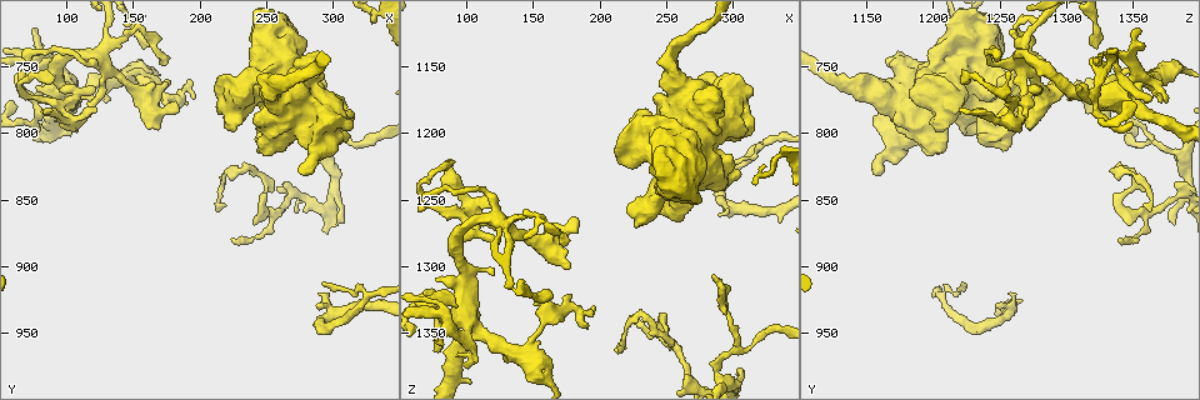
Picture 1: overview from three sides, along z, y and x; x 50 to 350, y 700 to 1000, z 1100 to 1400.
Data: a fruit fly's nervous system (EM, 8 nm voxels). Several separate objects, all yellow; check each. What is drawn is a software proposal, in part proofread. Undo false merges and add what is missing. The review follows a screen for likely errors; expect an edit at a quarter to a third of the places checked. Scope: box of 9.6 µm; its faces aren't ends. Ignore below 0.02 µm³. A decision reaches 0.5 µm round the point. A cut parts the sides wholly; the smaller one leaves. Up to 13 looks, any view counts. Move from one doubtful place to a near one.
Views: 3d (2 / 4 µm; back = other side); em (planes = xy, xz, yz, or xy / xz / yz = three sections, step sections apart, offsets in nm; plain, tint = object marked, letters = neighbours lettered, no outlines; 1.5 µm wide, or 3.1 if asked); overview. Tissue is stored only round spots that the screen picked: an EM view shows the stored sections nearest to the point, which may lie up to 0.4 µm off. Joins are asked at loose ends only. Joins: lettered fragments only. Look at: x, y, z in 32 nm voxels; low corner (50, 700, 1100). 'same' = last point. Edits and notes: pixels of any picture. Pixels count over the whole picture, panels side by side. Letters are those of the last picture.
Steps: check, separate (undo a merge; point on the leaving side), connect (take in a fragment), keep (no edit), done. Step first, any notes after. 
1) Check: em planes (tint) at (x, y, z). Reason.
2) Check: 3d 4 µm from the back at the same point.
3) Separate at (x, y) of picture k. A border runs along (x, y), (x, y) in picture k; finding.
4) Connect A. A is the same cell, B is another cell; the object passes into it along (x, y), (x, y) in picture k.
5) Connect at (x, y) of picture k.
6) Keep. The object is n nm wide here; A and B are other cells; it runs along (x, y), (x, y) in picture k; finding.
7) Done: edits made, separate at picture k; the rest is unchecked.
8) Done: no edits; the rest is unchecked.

Check: em xz step 8 (tint) at (274, 828, 1156). An open end.

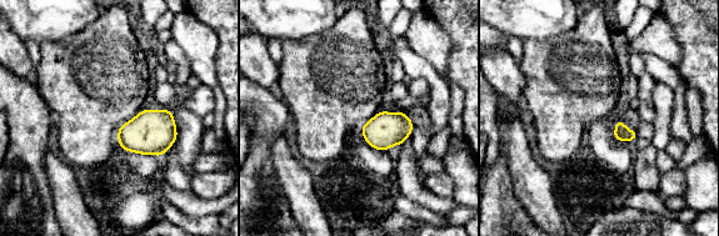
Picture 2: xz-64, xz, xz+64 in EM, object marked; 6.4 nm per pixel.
Check: em planes (letters) at the same point. Cut it another way.

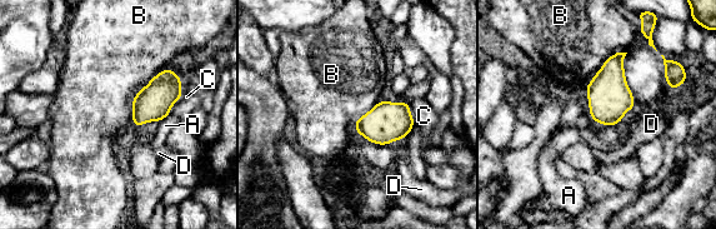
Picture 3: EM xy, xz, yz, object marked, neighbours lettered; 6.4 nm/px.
Keep. A, B, C and D are other cells; a border runs along (164, 68), (134, 96), (131, 124) in picture 3; none of them fits.

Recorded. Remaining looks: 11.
Check: em planes (letters) at (290, 932, 1246). Branch stops here.

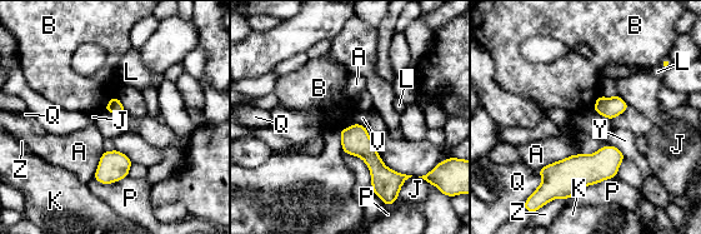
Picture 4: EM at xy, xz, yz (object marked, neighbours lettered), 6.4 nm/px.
Keep. A, B, J, K, L, P, Q, V, Y and Z are other cells; a border runs along (354, 122), (365, 127) in picture 4; no lettered fragment goes on from it.

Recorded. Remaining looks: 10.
Check: em planes (letters) at (306, 798, 1228). Branch stops here.

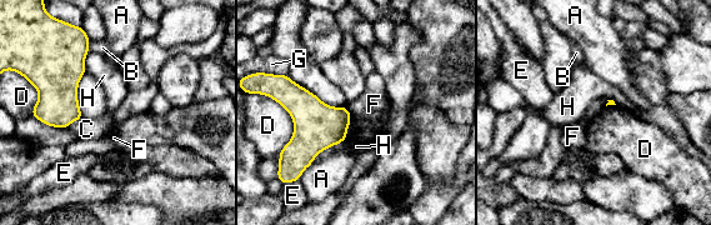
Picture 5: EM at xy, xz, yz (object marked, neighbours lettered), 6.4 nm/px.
Keep. A, B, C, D, E, F, G and H are other cells; a border runs along (345, 106), (351, 114) in picture 5; none of them fits.

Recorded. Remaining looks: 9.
Check: em xz step 8 (letters) at (288, 812, 1380). Calibre changes.

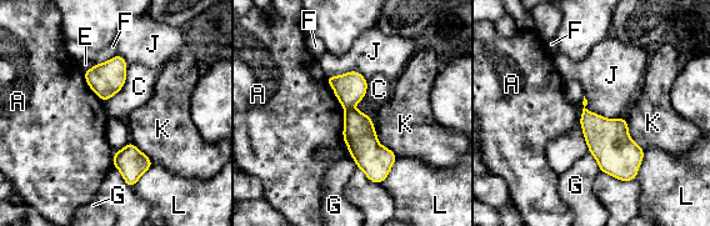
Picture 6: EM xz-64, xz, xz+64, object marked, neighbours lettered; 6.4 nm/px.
Separate at (350, 89) of picture 6. A, C, E, F, G, J, K and L are other cells; a border runs along (351, 106), (345, 109) in picture 6; a second neuron is stuck on.

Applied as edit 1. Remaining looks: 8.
Check: overview.

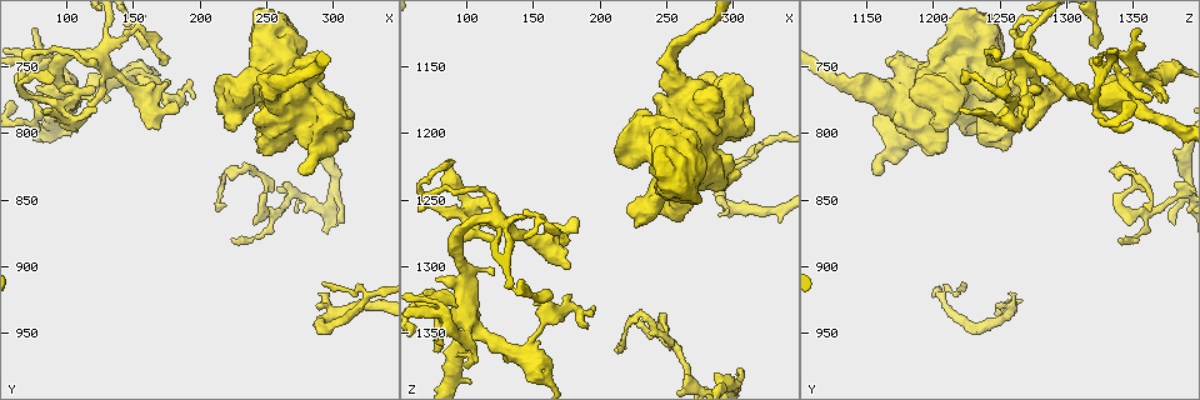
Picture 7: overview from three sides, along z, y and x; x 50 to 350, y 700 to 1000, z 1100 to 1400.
Check: em planes (letters) at (100, 776, 1374). An open end.

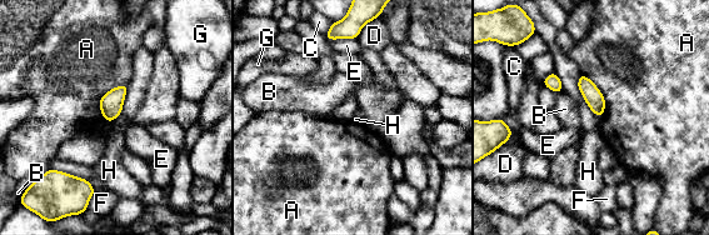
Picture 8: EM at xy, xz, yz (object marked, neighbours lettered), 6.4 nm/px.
Keep. A, B, C, D, E, F, G and H are other cells; a border runs along (126, 83), (100, 98), (104, 120) in picture 8; no lettered fragment goes on from it.

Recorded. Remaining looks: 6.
Done: edits made, separate at picture 6; the rest is unchecked.

